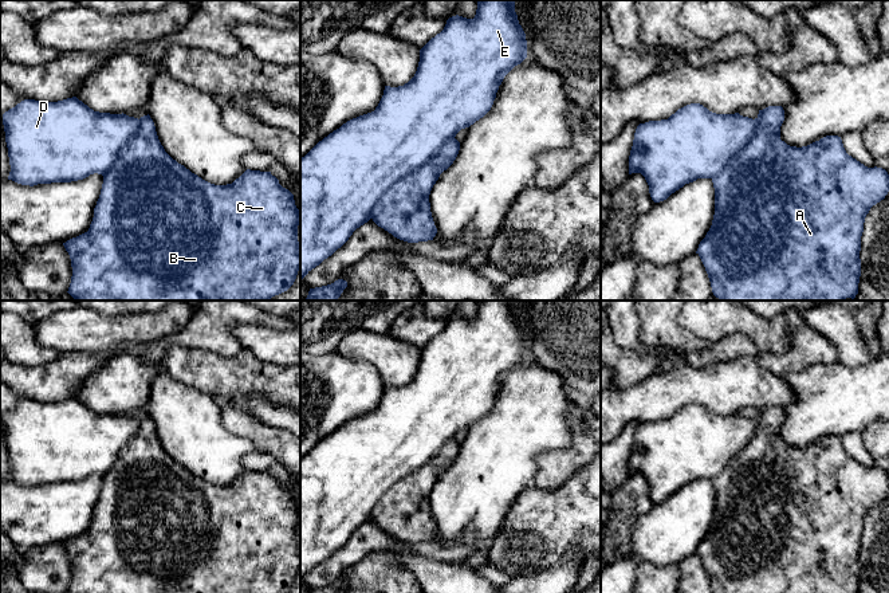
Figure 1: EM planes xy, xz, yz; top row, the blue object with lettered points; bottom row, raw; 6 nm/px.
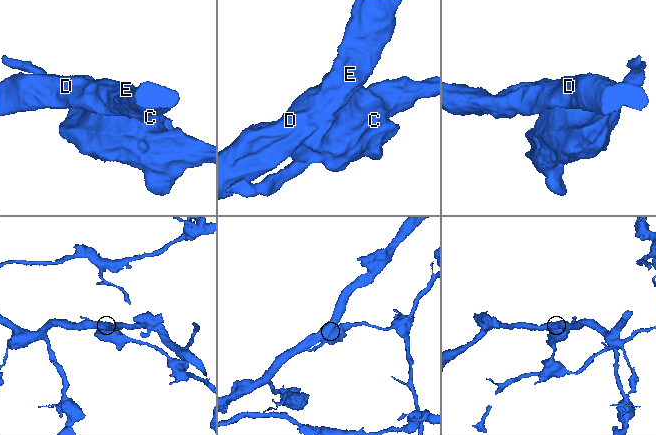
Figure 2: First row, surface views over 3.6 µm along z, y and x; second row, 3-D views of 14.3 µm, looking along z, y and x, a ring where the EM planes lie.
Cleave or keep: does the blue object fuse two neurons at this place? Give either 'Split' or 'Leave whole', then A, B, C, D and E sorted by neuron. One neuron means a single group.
Split. Groups: A B C / D E

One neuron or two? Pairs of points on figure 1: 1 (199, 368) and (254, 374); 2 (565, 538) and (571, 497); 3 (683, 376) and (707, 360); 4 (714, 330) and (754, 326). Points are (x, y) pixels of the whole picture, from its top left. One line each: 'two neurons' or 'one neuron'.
1: one neuron
2: one neuron
3: two neurons
4: one neuron

